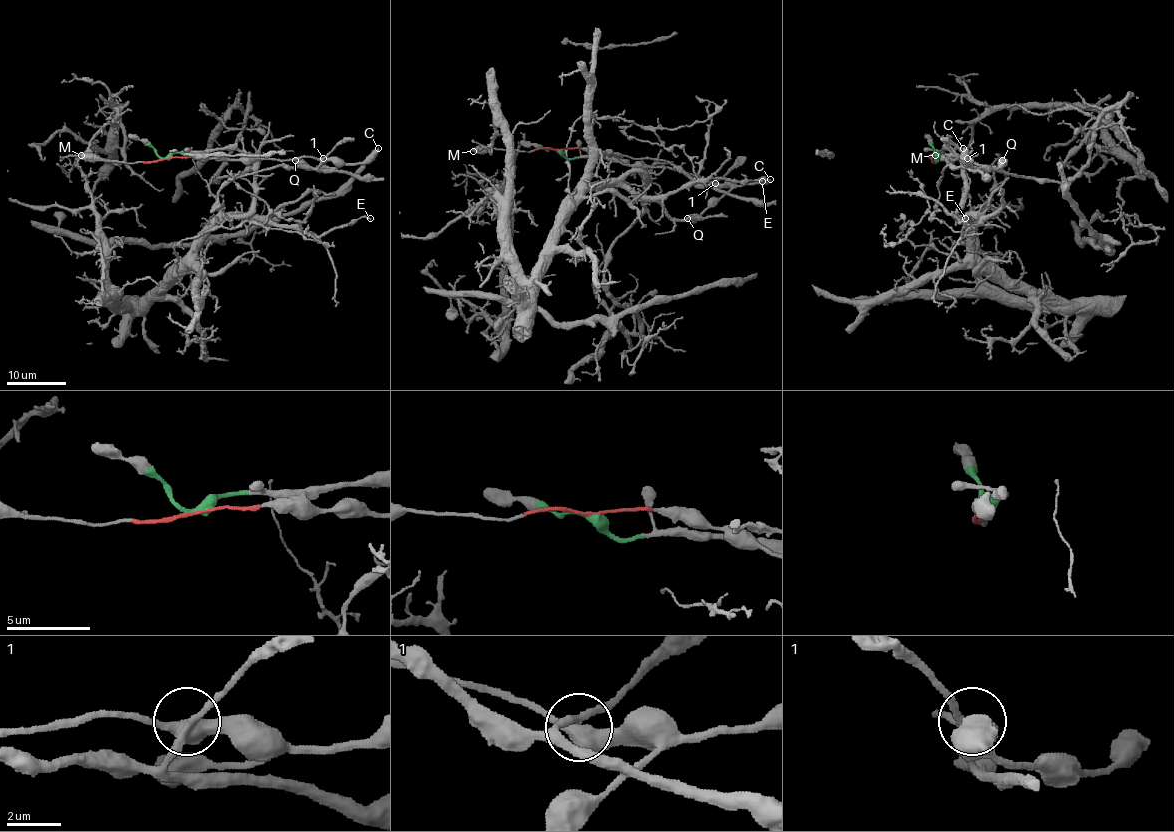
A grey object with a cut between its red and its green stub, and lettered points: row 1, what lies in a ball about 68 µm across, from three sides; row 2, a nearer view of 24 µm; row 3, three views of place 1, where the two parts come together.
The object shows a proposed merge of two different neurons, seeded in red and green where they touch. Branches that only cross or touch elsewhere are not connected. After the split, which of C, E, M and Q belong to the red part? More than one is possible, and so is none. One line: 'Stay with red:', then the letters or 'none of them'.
Stay with red: C, M, Q

